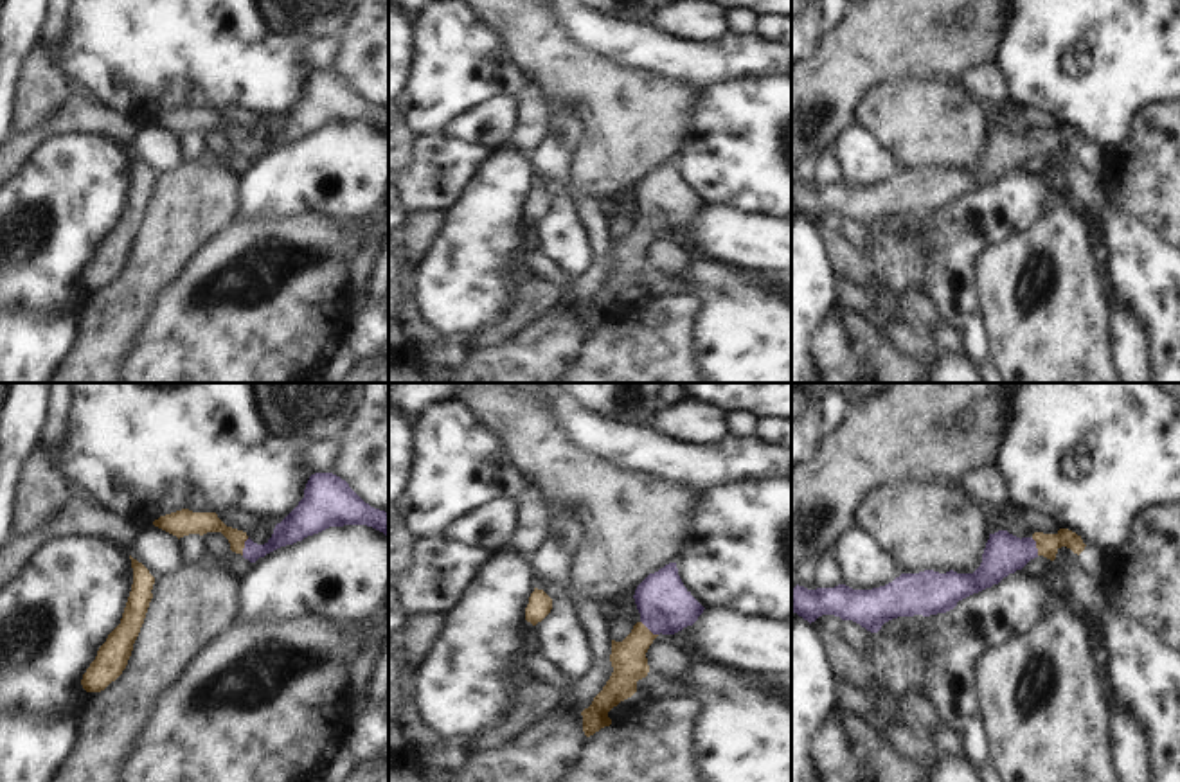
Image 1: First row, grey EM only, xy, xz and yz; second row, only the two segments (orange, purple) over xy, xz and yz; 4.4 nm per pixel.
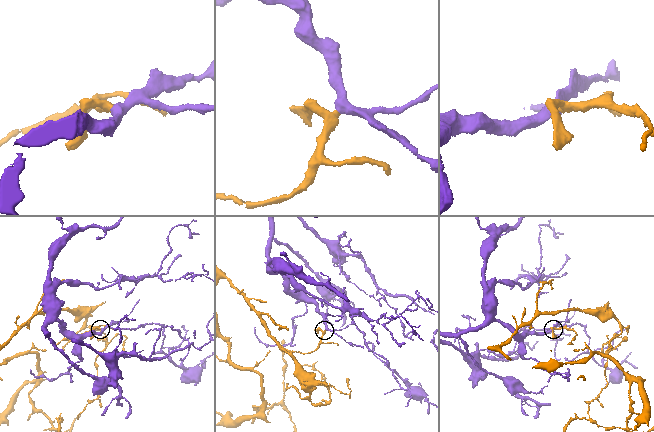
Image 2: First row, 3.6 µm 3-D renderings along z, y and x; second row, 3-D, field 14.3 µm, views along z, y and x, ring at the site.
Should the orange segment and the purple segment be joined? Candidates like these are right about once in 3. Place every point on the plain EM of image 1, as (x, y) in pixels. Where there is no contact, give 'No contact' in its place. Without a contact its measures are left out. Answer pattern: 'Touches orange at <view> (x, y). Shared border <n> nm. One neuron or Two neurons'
Touches orange at xy (243, 144). Shared border 90 nm. One neuron

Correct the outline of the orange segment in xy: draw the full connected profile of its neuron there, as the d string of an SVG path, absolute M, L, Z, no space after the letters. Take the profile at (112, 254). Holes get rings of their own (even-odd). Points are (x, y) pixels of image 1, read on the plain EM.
M131 153L130 156L133 165L131 189L121 221L108 232L83 271L81 282L86 289L101 289L122 271L153 196L155 174L142 160Z

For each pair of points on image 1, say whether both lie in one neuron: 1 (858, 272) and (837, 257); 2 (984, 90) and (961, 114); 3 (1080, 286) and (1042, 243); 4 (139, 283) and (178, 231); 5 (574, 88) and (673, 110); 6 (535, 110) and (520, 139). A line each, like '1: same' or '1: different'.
1: same
2: different
3: same
4: same
5: same
6: same

